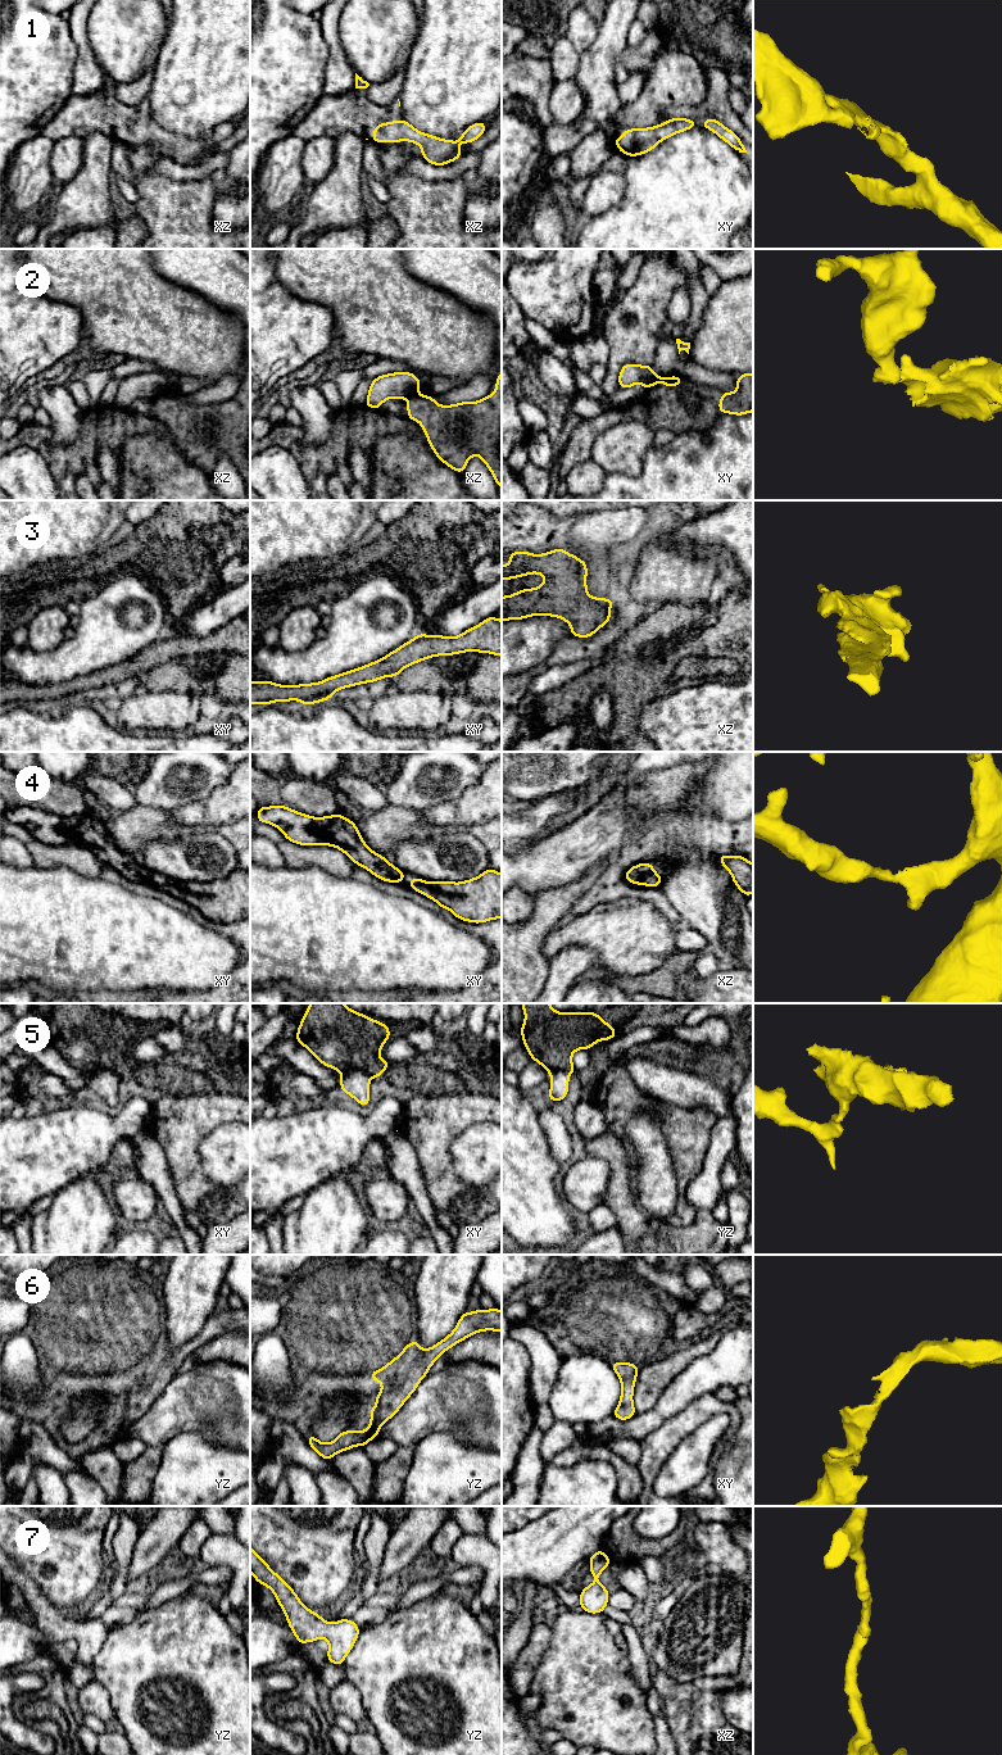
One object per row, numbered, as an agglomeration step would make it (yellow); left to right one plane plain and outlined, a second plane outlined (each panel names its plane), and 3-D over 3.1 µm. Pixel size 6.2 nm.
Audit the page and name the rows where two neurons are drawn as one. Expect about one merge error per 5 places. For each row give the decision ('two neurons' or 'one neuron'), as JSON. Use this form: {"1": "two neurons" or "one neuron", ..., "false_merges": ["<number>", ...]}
{"1": "one neuron", "2": "two neurons", "3": "one neuron", "4": "one neuron", "5": "one neuron", "6": "one neuron", "7": "one neuron", "false_merges": ["2"]}

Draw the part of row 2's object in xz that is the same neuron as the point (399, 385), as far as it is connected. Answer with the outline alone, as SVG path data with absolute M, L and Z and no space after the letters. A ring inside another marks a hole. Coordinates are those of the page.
M393 372L372 380L366 407L378 409L387 399L409 399L421 389L420 378L412 372Z

